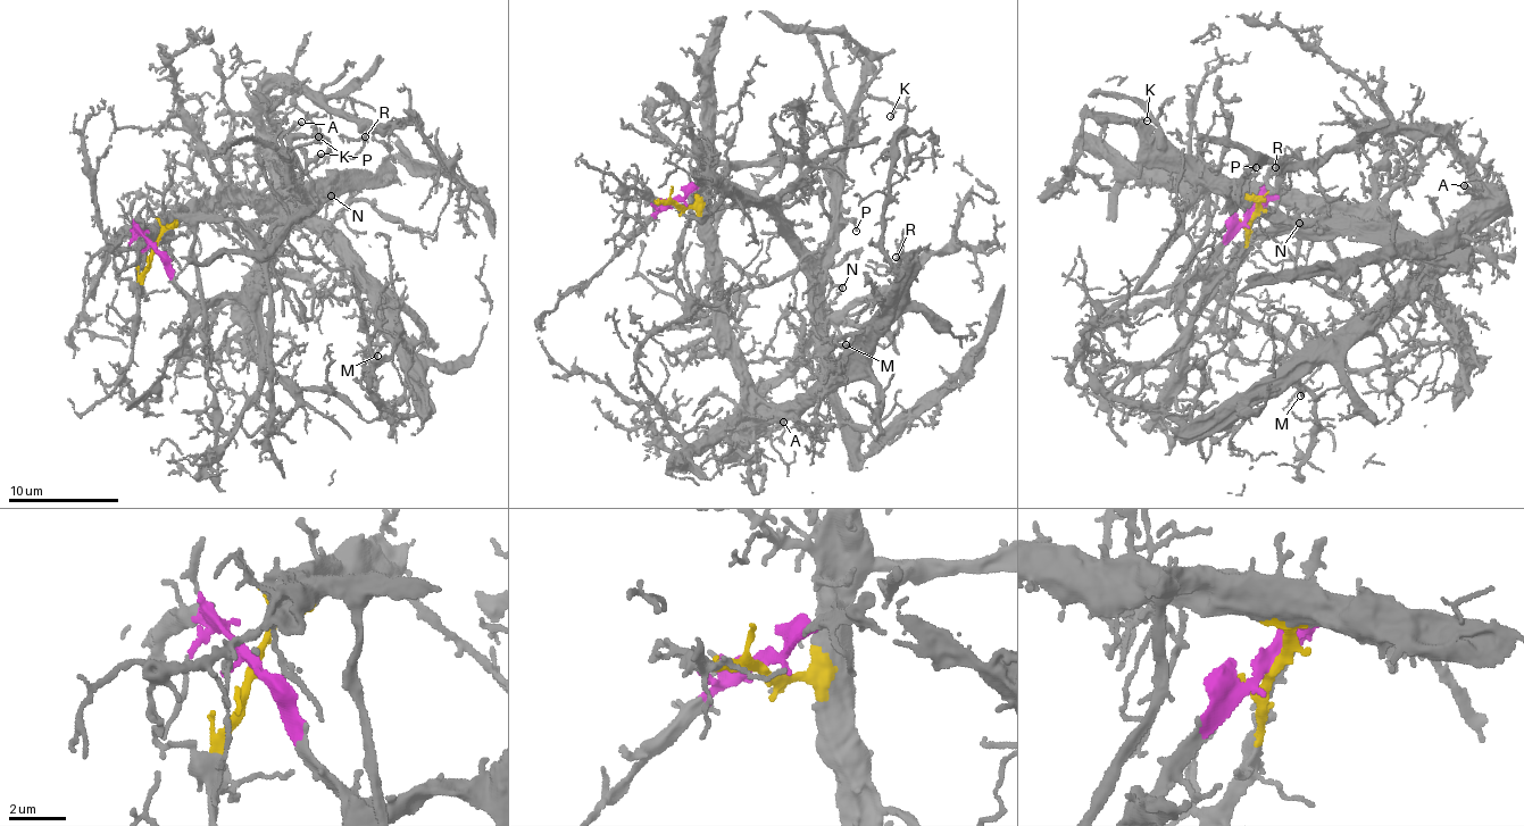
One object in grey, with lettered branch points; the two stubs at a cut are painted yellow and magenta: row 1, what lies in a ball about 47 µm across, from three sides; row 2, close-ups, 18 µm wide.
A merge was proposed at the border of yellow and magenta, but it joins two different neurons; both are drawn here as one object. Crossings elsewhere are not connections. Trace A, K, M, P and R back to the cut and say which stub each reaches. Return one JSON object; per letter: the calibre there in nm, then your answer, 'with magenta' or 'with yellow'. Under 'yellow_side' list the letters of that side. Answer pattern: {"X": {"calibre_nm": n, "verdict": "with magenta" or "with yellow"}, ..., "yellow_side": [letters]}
{"A": {"calibre_nm": 180, "verdict": "with yellow"}, "K": {"calibre_nm": 160, "verdict": "with magenta"}, "M": {"calibre_nm": 120, "verdict": "with yellow"}, "P": {"calibre_nm": 200, "verdict": "with magenta"}, "R": {"calibre_nm": 150, "verdict": "with yellow"}, "yellow_side": ["A", "M", "R"]}

